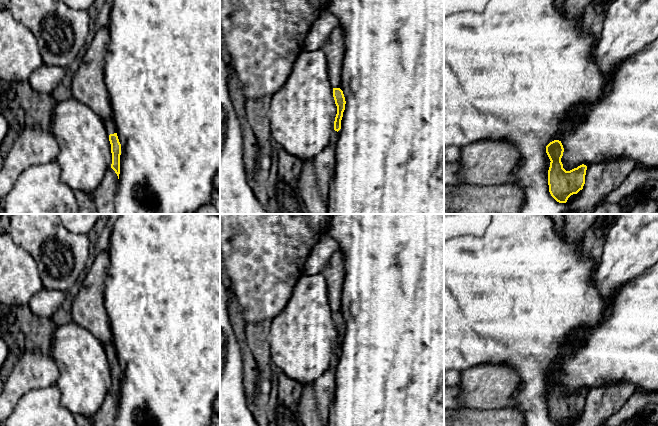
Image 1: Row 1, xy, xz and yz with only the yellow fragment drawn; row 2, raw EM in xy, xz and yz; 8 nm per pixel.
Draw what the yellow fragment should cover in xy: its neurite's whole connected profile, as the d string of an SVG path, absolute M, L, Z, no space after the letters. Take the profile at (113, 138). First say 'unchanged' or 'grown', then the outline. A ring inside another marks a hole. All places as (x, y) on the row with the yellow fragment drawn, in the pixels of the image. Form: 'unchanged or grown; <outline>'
grown; M113 117L109 118L105 125L107 129L107 134L109 135L109 141L111 144L111 153L112 153L111 168L115 171L119 179L121 144L119 142L117 133L116 133L116 125L113 120Z

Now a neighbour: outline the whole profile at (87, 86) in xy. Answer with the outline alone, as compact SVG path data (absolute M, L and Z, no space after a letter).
M108 26L98 30L71 81L72 97L91 108L105 122L112 118L104 83L104 56L109 42Z

